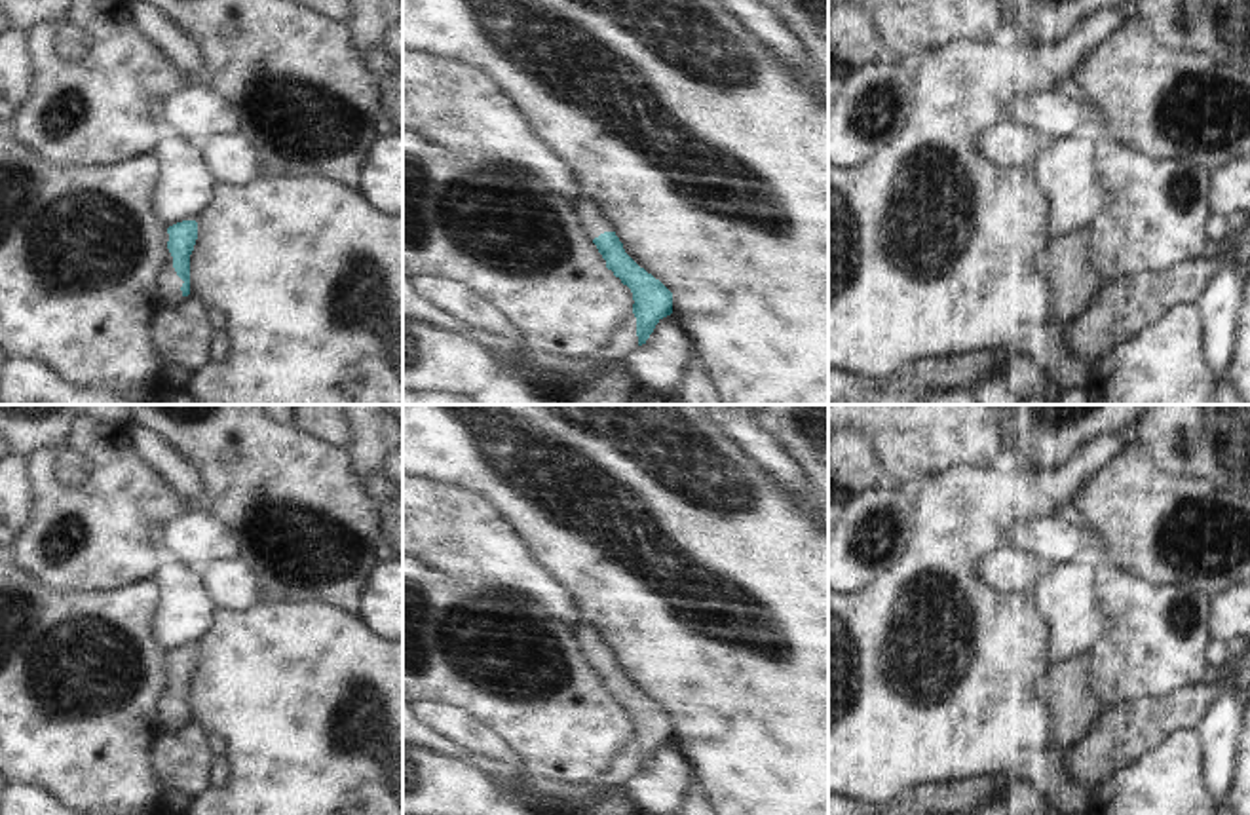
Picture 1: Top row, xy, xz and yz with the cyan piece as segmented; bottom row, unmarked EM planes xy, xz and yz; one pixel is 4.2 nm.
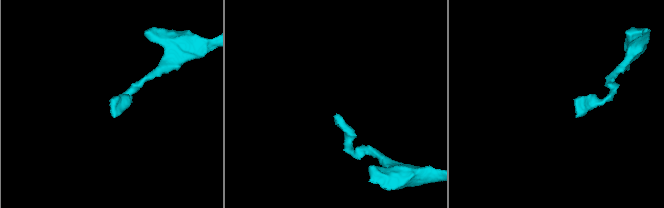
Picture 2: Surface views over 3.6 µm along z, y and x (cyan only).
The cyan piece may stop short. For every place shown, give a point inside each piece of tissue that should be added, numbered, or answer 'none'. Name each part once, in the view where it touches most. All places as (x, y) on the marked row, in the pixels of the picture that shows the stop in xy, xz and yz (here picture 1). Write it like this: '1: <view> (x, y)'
1: xy (168, 293).

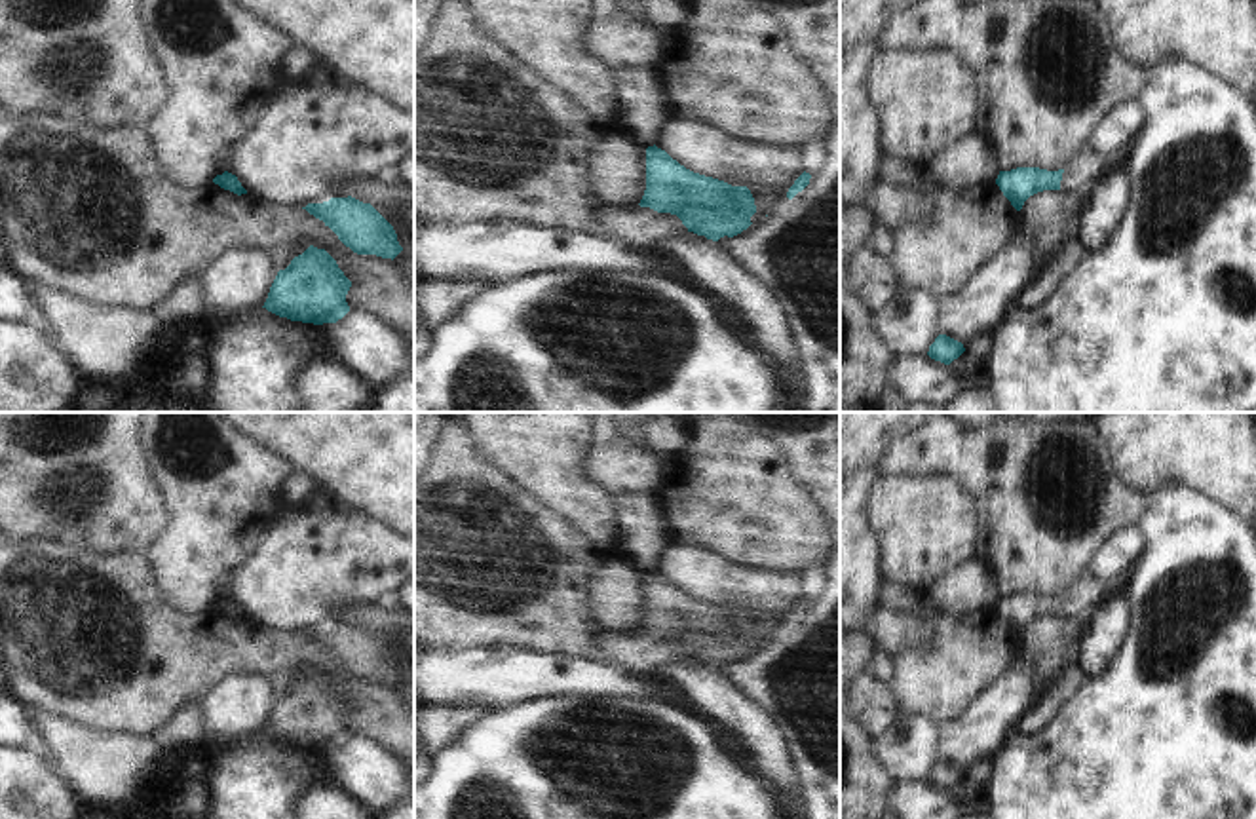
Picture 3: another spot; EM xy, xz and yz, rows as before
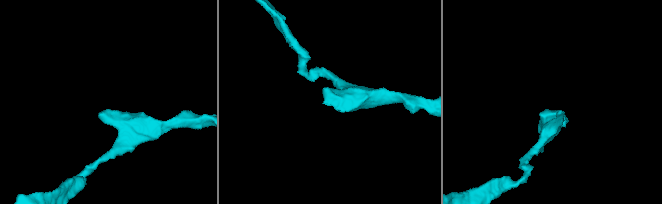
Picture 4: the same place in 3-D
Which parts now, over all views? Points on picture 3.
1: xz (639, 228).

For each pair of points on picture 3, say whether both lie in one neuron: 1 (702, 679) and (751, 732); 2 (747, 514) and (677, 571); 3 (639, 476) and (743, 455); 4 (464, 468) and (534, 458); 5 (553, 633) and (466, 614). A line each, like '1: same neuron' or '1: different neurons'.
1: same neuron
2: different neurons
3: different neurons
4: different neurons
5: same neuron

